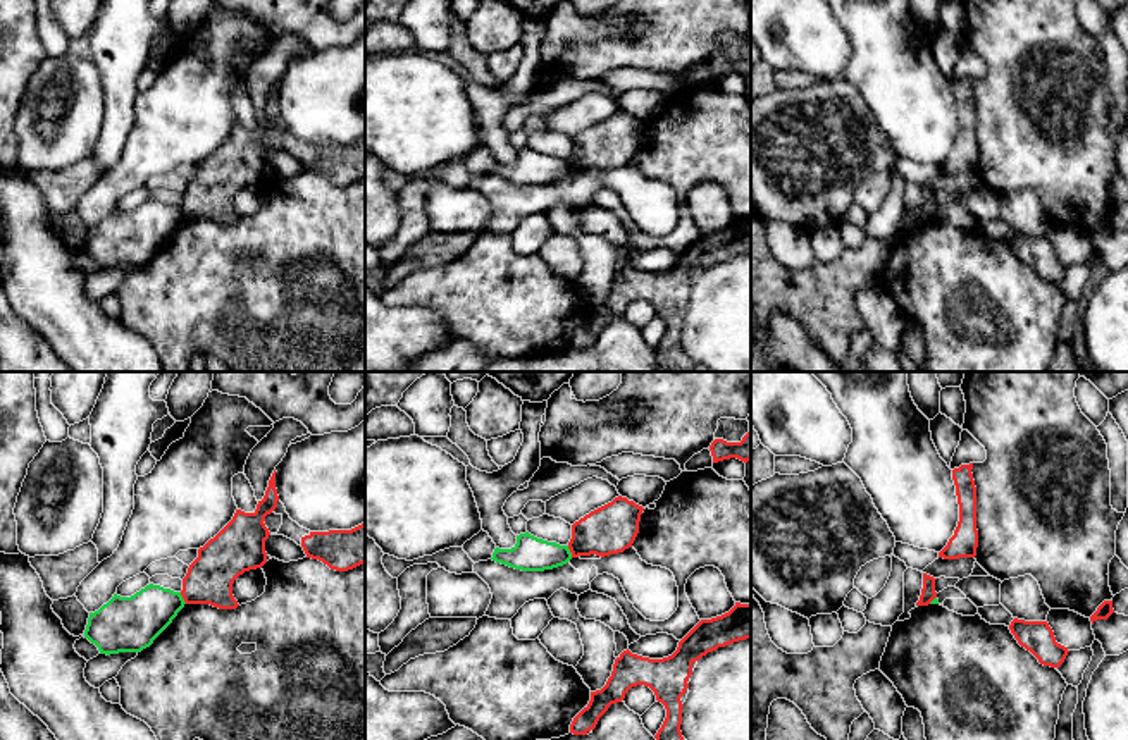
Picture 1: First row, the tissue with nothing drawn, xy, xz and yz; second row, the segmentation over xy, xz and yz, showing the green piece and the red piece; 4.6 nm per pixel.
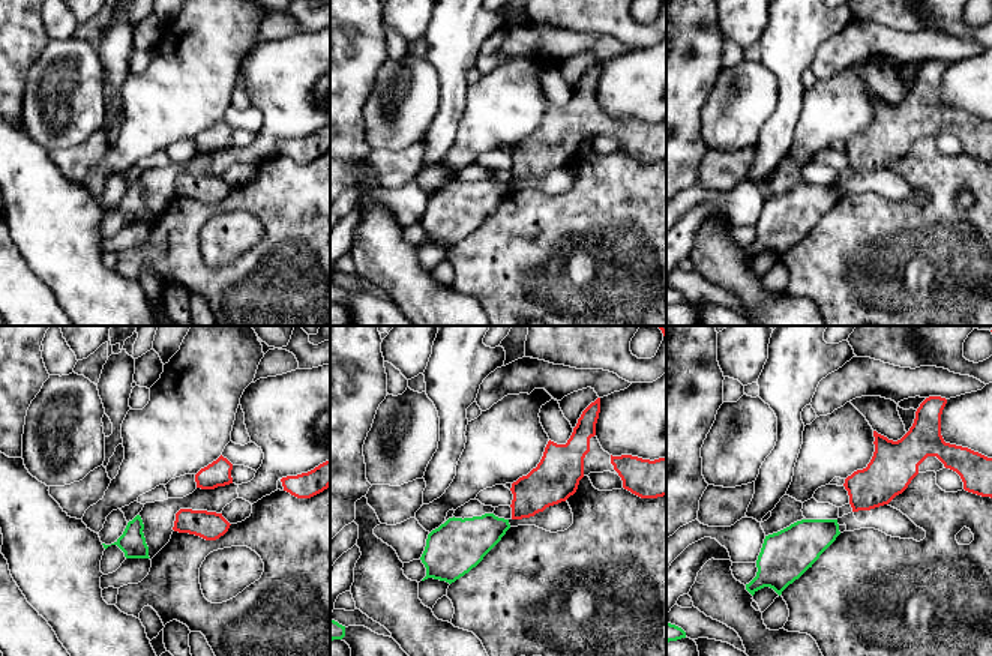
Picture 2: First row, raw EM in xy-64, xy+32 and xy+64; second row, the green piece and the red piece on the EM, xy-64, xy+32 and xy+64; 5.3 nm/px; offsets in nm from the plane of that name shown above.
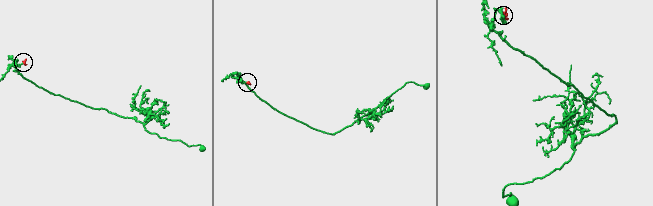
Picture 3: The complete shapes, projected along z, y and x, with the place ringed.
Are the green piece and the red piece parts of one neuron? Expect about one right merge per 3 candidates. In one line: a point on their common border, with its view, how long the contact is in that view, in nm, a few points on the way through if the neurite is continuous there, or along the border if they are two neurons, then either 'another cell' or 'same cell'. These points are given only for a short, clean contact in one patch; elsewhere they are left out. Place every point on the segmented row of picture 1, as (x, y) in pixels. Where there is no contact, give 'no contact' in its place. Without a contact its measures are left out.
contact xy (181, 598); length 70 nm; border xy (179, 592), (186, 603); another cell

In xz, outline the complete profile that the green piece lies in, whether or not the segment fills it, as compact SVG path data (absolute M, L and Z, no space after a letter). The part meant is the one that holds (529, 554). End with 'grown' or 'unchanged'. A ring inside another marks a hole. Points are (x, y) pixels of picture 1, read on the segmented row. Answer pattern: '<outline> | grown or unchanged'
M529 532L517 535L511 549L496 547L493 561L522 571L544 571L567 564L572 559L568 546L548 542Z | unchanged

